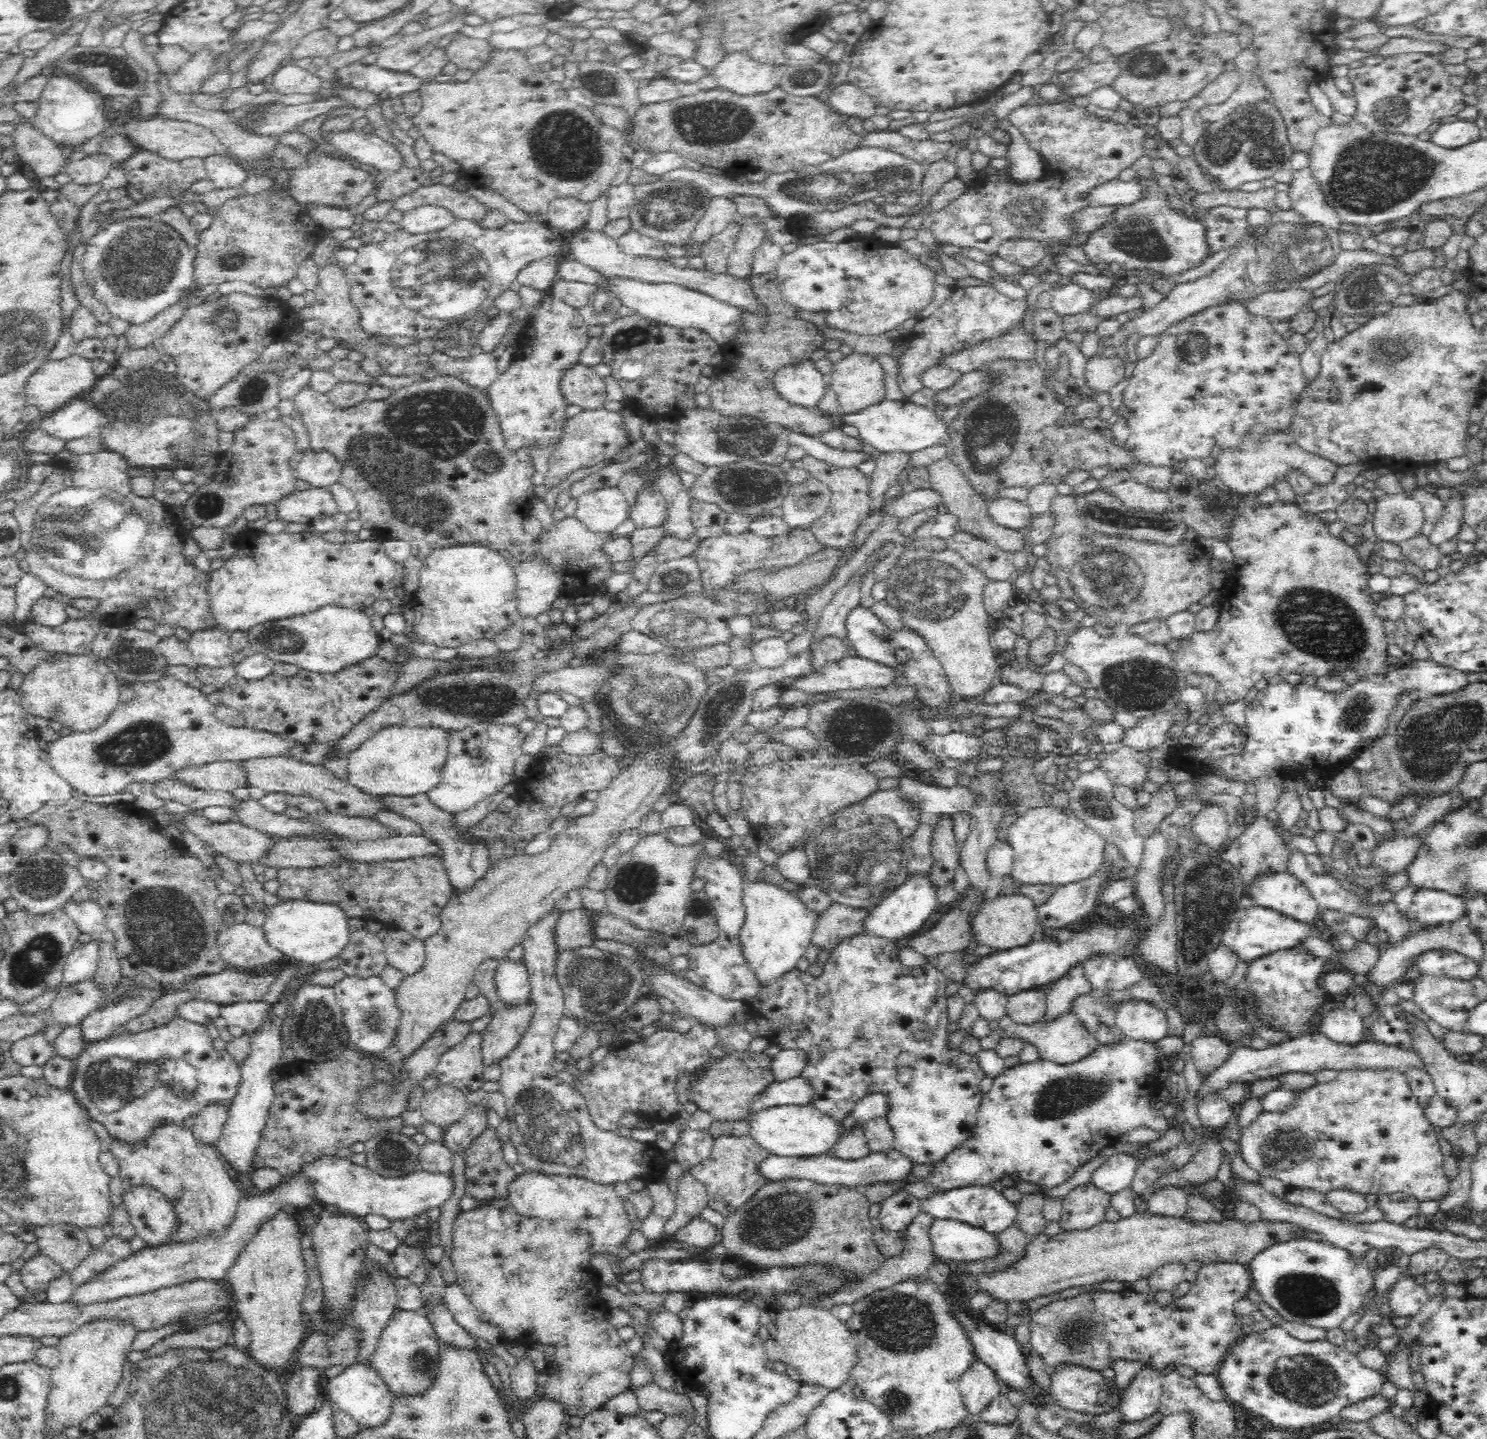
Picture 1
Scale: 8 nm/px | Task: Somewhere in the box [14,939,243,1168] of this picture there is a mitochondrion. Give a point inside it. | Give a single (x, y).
(112, 1083)

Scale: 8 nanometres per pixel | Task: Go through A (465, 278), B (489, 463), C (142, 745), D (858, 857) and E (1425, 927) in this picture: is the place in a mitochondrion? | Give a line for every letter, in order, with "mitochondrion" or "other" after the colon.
A: mitochondrion
B: mitochondrion
C: mitochondrion
D: mitochondrion
E: other

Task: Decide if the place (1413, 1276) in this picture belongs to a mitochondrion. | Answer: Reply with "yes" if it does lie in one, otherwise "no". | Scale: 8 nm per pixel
no

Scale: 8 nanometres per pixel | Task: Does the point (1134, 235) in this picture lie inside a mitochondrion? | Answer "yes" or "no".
yes

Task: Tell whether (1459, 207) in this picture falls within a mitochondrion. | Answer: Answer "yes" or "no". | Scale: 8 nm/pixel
no

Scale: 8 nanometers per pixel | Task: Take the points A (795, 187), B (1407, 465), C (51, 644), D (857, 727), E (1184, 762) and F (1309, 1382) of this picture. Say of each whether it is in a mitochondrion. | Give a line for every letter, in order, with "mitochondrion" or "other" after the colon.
A: mitochondrion
B: other
C: other
D: mitochondrion
E: other
F: mitochondrion

